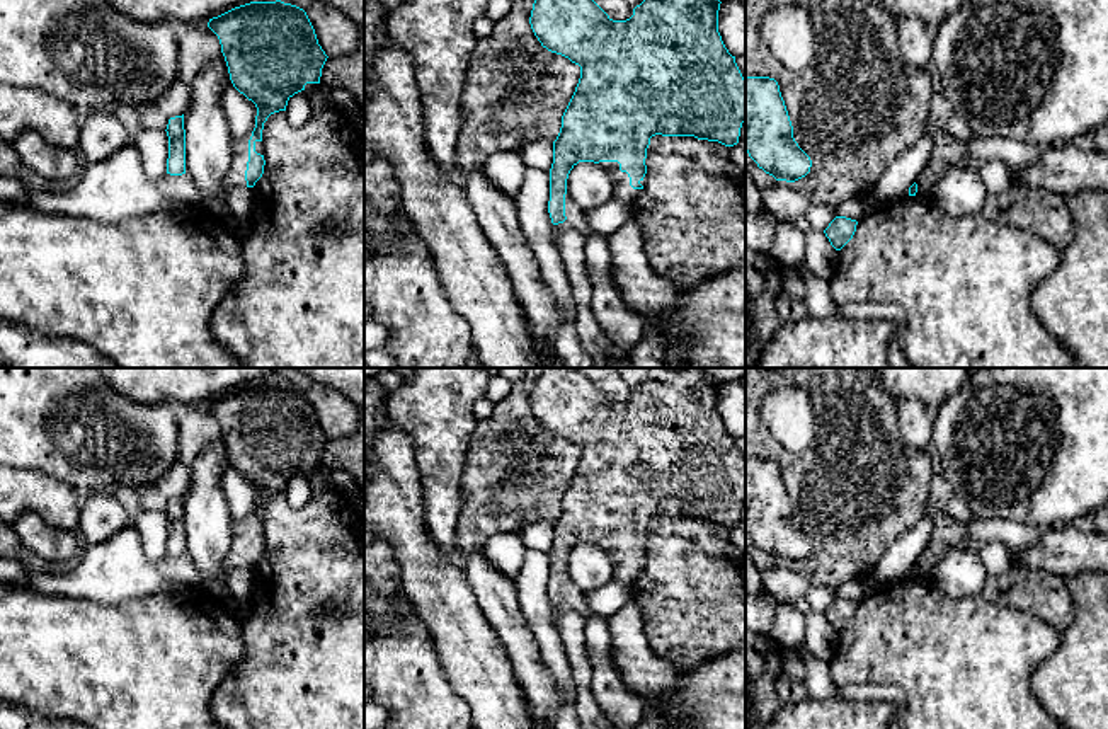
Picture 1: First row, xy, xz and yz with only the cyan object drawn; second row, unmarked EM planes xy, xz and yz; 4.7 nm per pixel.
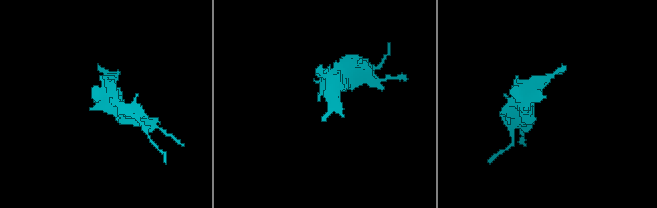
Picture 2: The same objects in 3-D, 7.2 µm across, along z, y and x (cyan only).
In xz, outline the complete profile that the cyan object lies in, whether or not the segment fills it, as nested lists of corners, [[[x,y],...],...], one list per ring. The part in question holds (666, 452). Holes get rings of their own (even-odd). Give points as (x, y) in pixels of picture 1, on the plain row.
[[[548,368],[534,382],[529,405],[541,428],[580,448],[553,523],[548,594],[555,625],[562,610],[575,610],[584,620],[591,615],[584,591],[567,574],[568,555],[579,543],[601,547],[613,560],[613,579],[633,586],[645,567],[652,518],[739,525],[745,460],[718,414],[720,385],[700,368],[647,368],[633,397],[613,402],[579,368]]]

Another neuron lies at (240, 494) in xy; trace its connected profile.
[[[226,465],[220,480],[221,491],[228,501],[233,521],[254,513],[257,489],[233,465]]]

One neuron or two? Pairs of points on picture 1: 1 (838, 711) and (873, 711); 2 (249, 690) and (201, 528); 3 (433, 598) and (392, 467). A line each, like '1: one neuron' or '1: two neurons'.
1: one neuron
2: two neurons
3: one neuron

